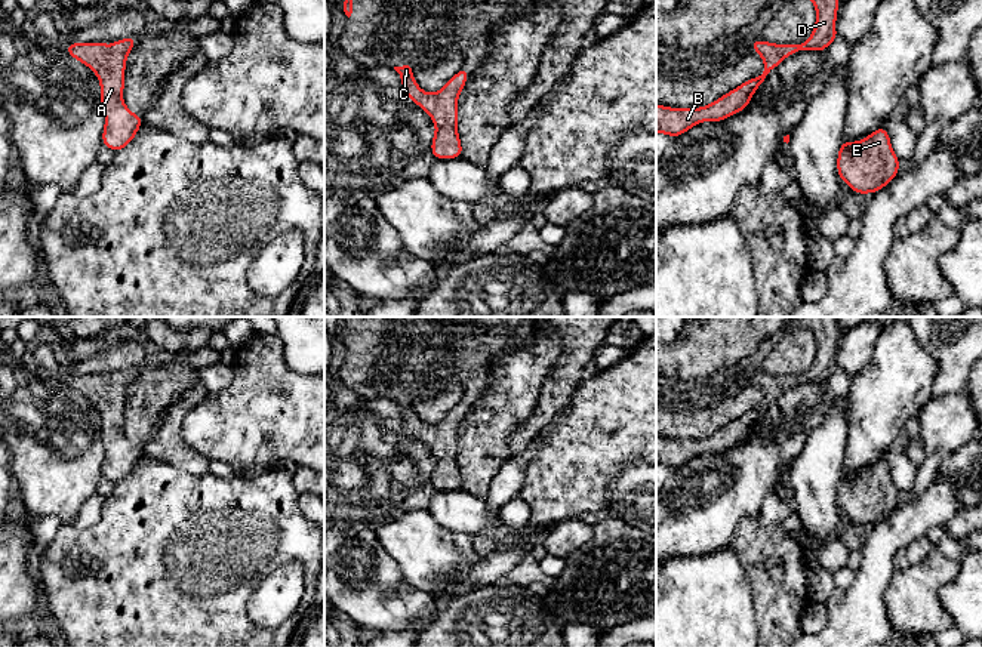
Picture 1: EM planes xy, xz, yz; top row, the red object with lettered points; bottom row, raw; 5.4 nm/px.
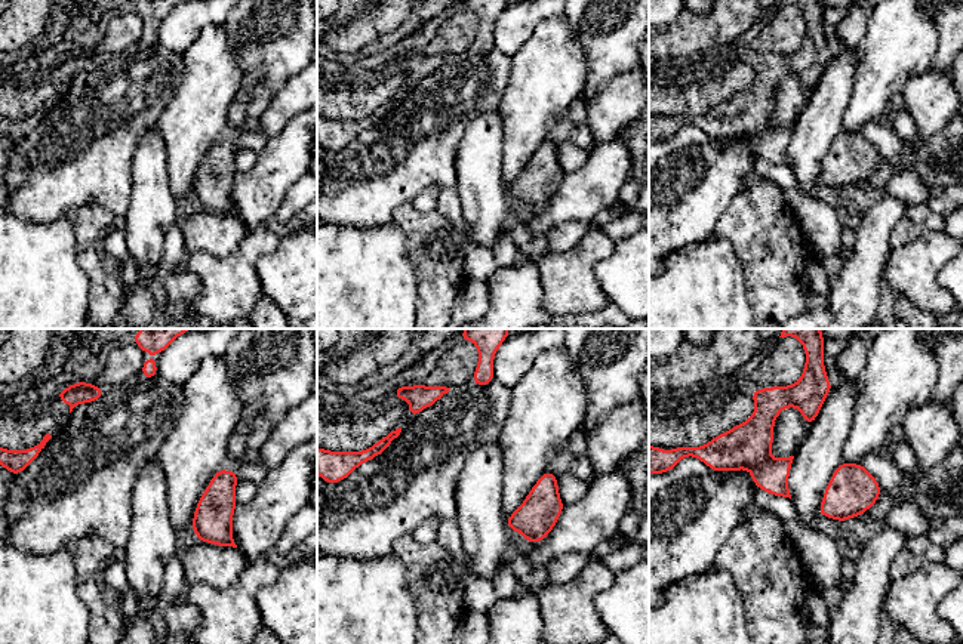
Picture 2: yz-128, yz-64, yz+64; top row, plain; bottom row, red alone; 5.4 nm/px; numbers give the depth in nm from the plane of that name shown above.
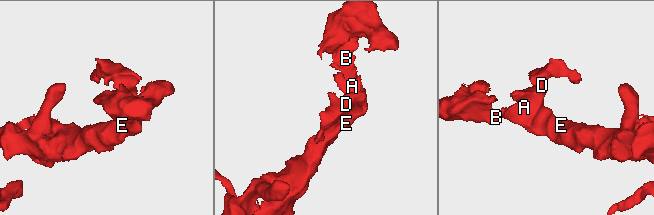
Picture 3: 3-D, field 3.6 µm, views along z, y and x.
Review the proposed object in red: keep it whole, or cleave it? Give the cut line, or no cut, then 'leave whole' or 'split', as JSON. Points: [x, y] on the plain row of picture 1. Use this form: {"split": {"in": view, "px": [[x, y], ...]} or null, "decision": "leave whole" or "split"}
{"split": null, "decision": "leave whole"}

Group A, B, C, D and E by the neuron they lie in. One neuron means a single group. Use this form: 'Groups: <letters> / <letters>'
Groups: A B C D E

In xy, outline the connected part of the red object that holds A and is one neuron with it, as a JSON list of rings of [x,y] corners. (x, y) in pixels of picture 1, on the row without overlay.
[[[127,369],[113,376],[99,373],[65,378],[68,386],[89,398],[99,412],[105,449],[102,477],[116,484],[133,472],[142,456],[142,449],[132,444],[123,432],[126,391],[136,372],[136,369]]]

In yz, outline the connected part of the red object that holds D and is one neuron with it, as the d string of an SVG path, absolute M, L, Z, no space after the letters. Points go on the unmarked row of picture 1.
M792 317L789 323L795 327L809 329L813 333L816 354L812 367L801 376L776 376L766 372L749 373L764 392L761 407L746 412L712 435L701 440L671 440L656 435L656 465L677 469L701 453L723 453L749 437L752 426L761 418L766 407L786 388L800 382L822 383L838 369L835 363L840 329L837 317Z

